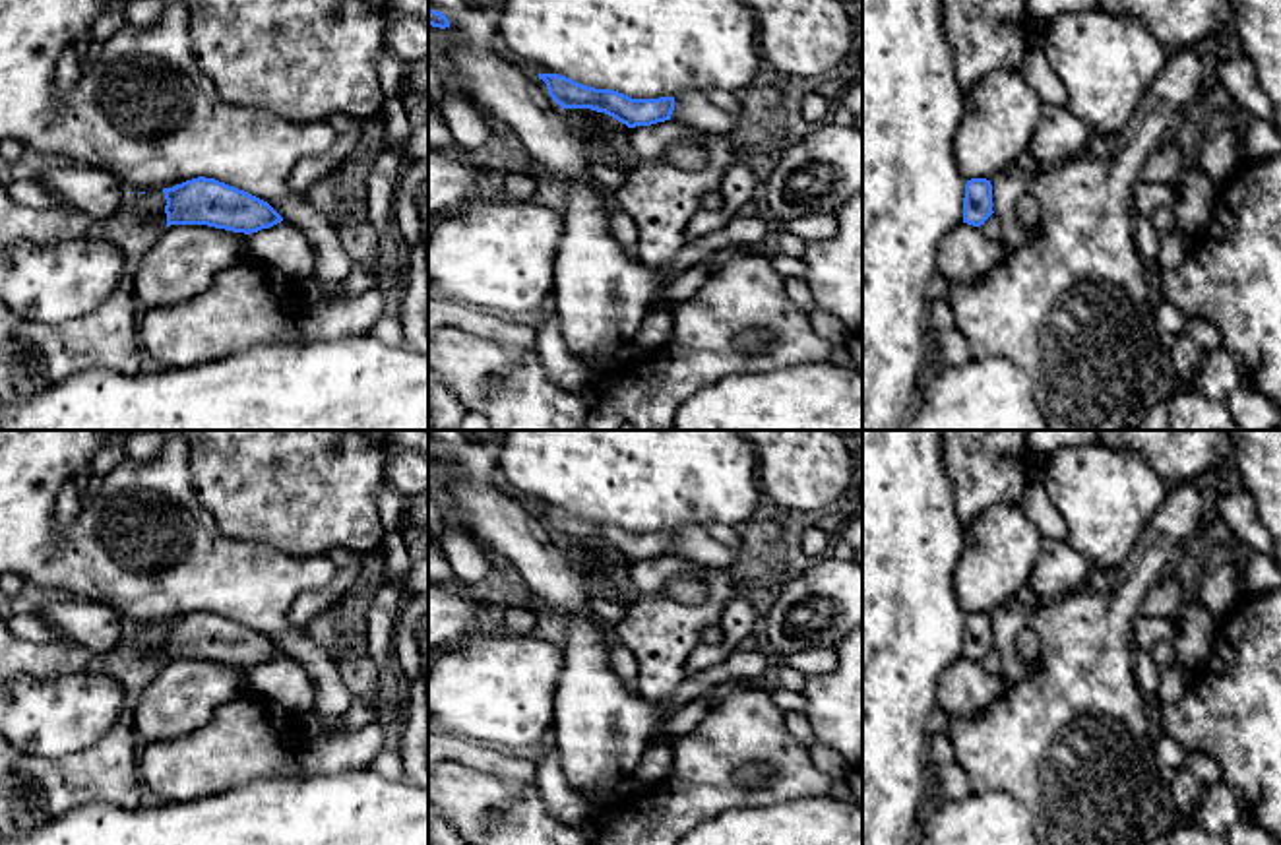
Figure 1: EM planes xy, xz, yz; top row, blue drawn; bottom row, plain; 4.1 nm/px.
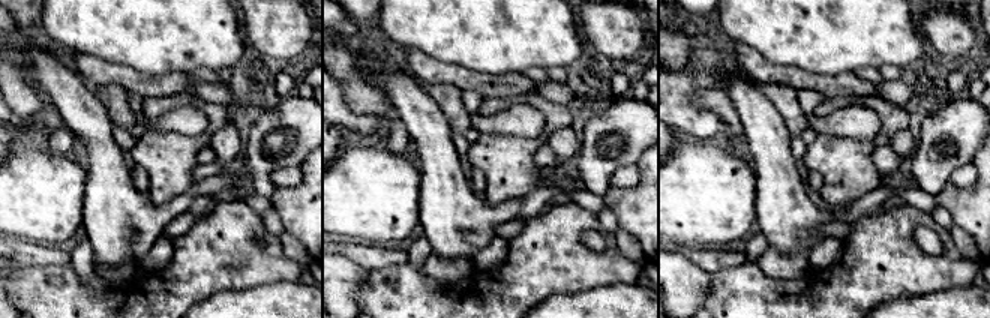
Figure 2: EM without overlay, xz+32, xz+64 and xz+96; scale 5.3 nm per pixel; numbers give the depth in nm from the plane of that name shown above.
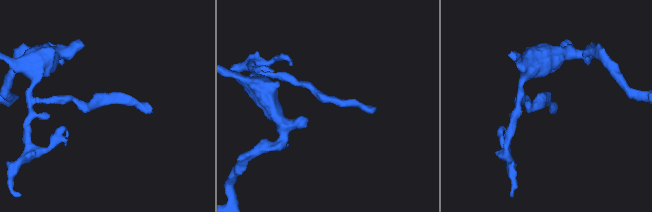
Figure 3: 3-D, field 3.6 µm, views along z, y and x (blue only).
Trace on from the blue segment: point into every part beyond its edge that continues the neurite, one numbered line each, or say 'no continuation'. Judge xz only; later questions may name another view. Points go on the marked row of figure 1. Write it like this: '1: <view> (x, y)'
no continuation

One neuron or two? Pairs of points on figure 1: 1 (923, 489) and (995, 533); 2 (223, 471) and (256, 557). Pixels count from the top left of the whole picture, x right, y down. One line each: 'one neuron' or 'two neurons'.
1: two neurons
2: two neurons

